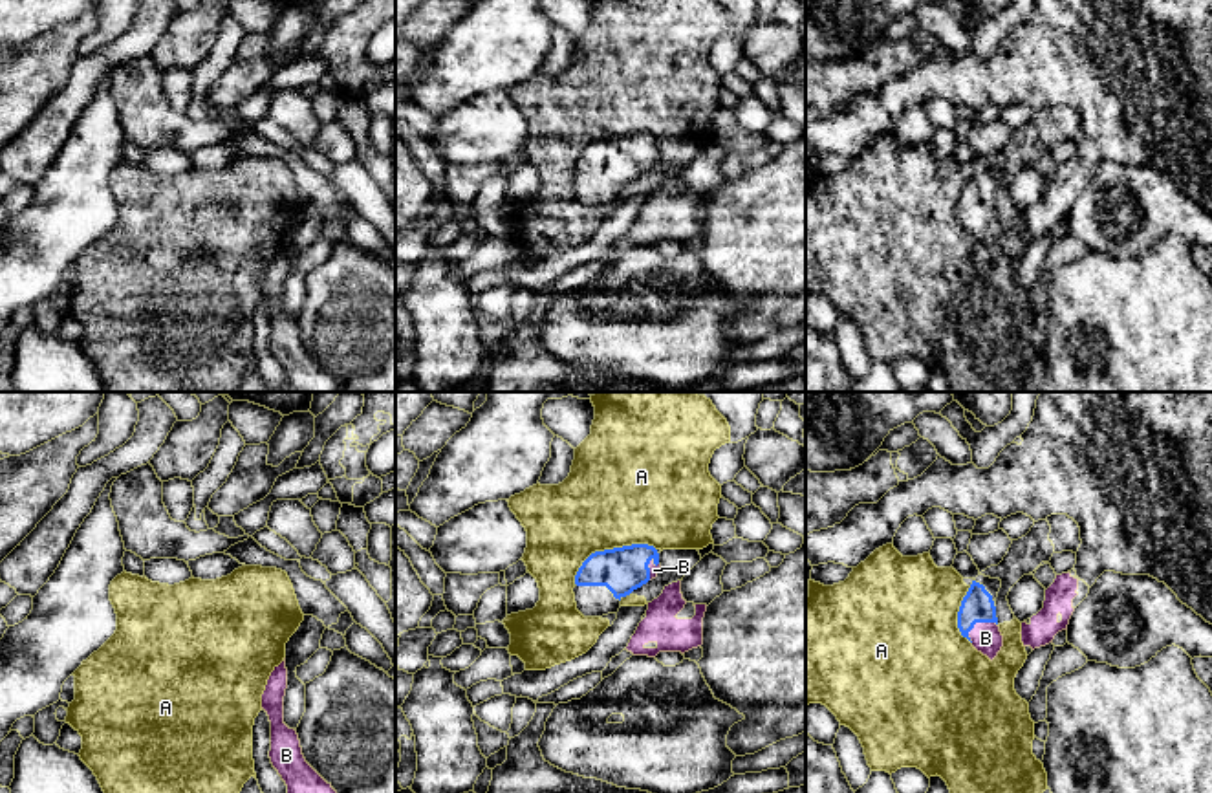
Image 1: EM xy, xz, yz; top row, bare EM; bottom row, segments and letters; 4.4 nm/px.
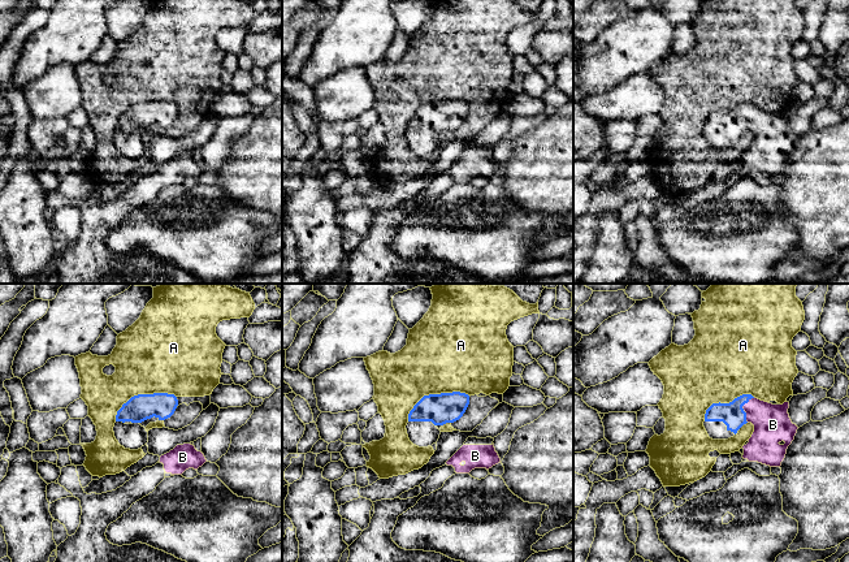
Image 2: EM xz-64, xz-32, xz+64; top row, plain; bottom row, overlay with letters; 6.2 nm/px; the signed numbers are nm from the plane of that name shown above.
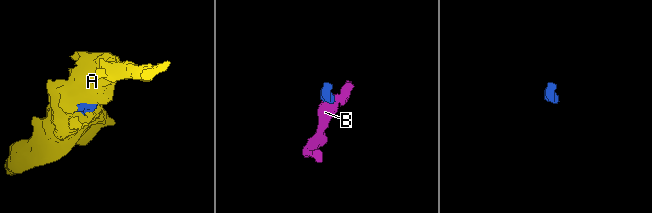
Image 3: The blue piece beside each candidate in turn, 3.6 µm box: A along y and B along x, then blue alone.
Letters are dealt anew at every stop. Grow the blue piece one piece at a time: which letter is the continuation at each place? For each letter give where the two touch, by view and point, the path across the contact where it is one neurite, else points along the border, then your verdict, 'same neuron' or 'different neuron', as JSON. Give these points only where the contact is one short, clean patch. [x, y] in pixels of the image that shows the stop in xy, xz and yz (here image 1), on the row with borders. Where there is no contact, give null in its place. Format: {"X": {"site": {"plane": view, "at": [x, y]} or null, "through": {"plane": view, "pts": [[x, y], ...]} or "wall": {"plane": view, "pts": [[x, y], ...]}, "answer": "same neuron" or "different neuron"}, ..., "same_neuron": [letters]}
{"A": {"site": {"plane": "xz", "at": [608, 550]}, "answer": "different neuron"}, "B": {"site": {"plane": "yz", "at": [978, 621]}, "through": {"plane": "yz", "pts": [[976, 607], [978, 621], [985, 638]]}, "answer": "same neuron"}, "same_neuron": ["B"]}

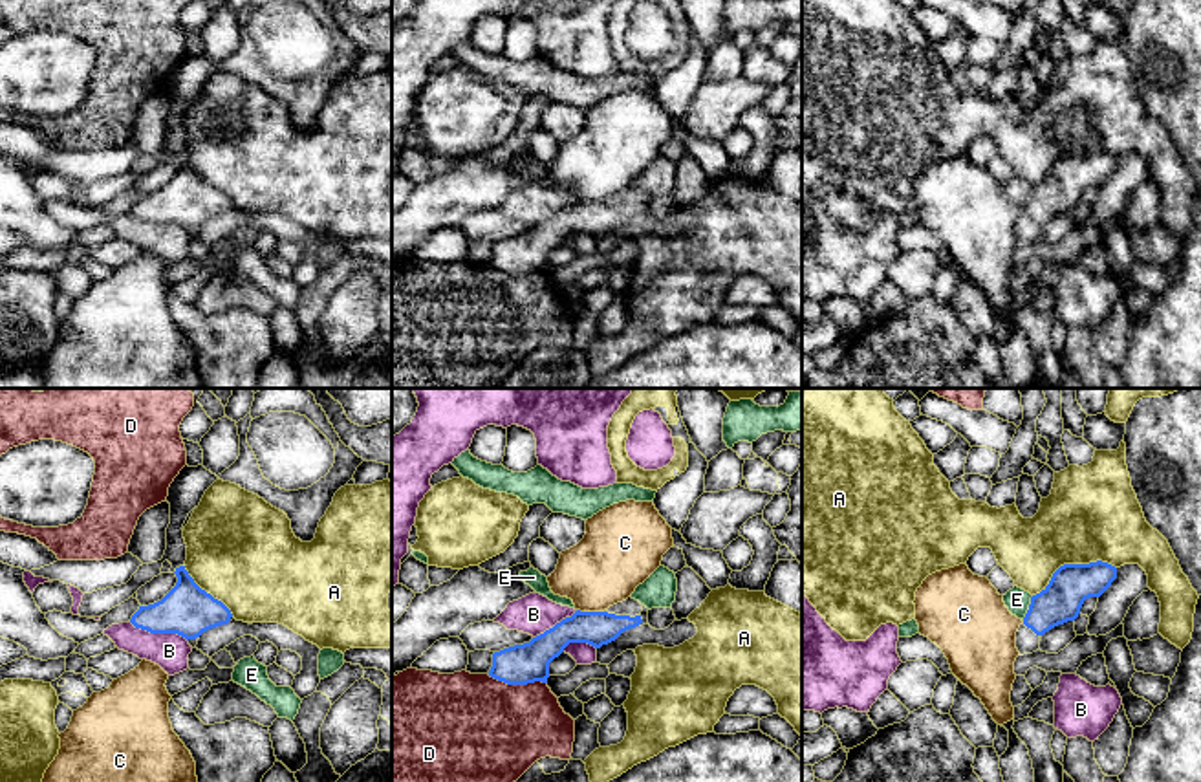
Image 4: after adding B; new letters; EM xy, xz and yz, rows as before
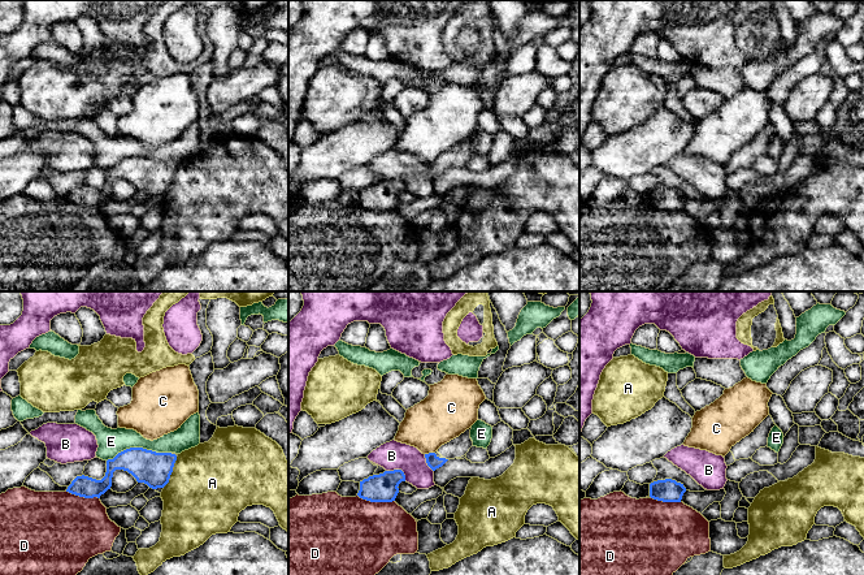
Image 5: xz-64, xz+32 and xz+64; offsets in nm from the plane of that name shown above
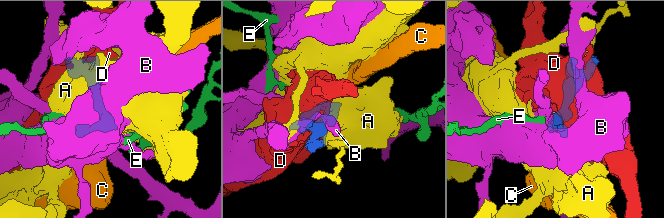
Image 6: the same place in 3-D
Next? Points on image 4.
{"A": {"site": {"plane": "yz", "at": [1071, 564]}, "answer": "different neuron"}, "B": {"site": {"plane": "xy", "at": [158, 632]}, "wall": {"plane": "xy", "pts": [[129, 621], [151, 632], [176, 632], [187, 641]]}, "answer": "different neuron"}, "C": {"site": {"plane": "xz", "at": [590, 612]}, "wall": {"plane": "xz", "pts": [[577, 608], [603, 612]]}, "answer": "different neuron"}, "D": {"site": {"plane": "xz", "at": [517, 684]}, "answer": "different neuron"}, "E": {"site": {"plane": "yz", "at": [1029, 608]}, "wall": {"plane": "yz", "pts": [[1033, 596], [1022, 619]]}, "answer": "different neuron"}, "same_neuron": []}

